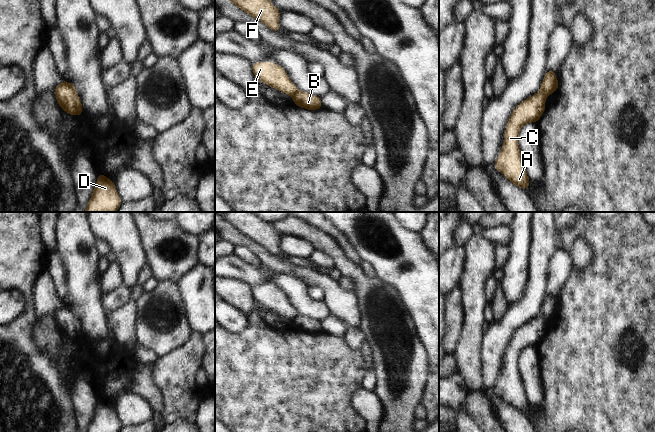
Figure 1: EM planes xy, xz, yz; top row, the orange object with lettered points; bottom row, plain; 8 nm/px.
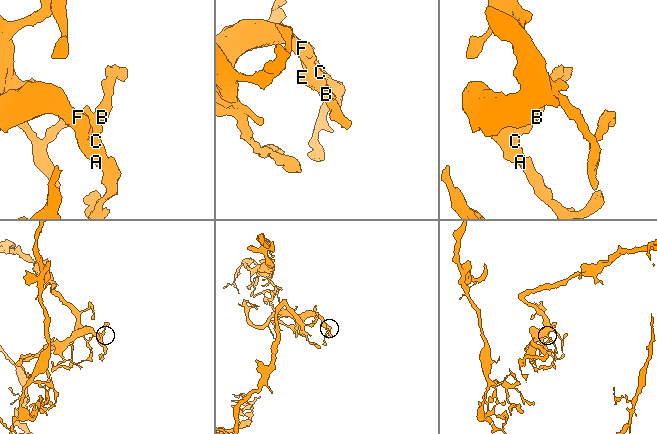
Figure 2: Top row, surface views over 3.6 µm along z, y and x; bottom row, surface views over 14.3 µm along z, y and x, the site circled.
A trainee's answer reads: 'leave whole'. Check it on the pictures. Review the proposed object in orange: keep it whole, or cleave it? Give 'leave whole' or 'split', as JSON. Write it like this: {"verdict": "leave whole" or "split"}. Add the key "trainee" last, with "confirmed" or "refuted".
{"verdict": "split", "trainee": "refuted"}

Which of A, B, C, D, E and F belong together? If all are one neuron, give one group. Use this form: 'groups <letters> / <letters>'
groups A C D E F / B

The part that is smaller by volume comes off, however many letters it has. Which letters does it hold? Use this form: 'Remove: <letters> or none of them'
Remove: B

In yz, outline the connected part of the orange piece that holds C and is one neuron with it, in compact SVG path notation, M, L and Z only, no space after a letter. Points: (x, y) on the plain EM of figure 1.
M540 313L514 332L505 353L501 376L493 388L507 404L527 414L531 408L518 369L519 354L528 346L538 346L545 335L546 320Z

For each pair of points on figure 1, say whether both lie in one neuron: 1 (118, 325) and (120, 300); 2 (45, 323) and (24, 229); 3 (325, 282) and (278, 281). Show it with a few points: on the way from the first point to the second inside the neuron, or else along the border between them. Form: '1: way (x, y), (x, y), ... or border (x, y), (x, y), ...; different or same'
1: border (130, 300), (109, 311); different
2: border (38, 318), (32, 329), (33, 341); different
3: border (281, 273), (296, 276), (307, 286); different

